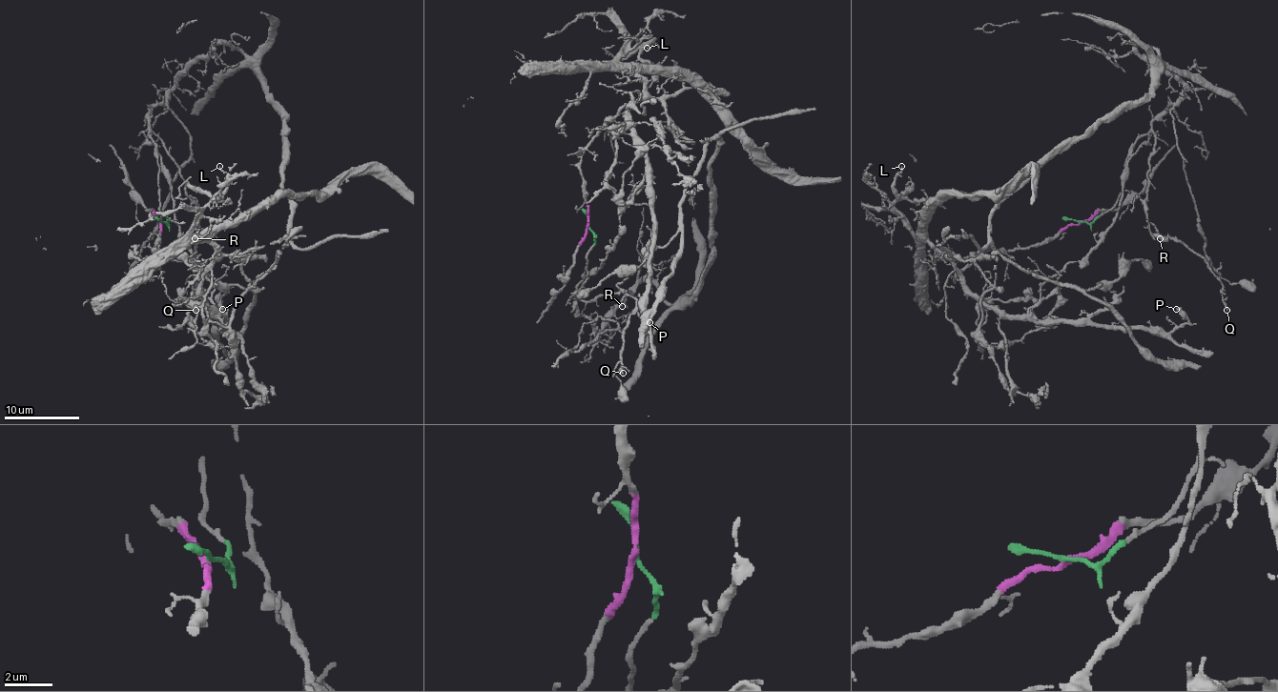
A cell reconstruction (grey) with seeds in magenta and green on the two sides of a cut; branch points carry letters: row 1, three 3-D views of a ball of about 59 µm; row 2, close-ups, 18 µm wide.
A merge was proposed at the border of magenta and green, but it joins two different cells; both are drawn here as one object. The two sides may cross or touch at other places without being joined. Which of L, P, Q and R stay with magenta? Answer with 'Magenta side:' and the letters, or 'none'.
Magenta side: L, P

